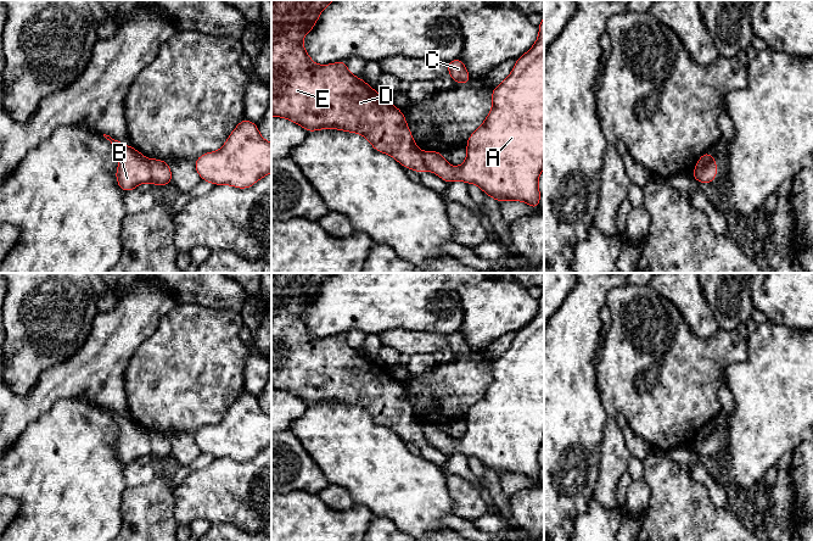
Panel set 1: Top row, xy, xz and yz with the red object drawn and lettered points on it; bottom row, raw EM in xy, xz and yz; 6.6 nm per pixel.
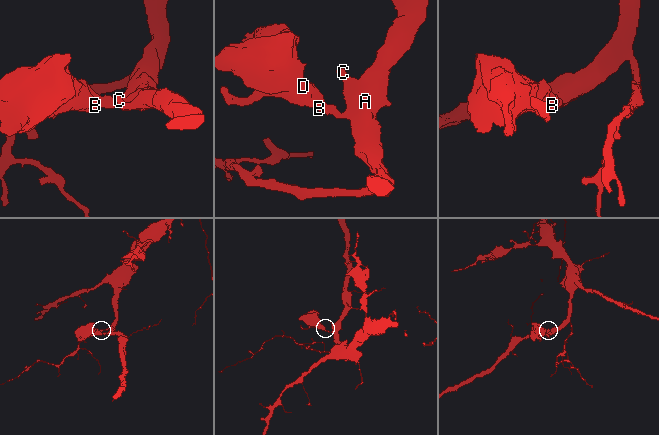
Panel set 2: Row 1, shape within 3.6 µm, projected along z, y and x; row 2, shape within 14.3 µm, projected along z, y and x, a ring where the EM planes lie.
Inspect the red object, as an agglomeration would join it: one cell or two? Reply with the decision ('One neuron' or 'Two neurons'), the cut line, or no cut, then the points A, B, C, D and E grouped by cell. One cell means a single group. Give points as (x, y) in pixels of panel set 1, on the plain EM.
Two neurons. Split along xy (147, 434), (151, 441), (152, 455). Groups: A C / B D E

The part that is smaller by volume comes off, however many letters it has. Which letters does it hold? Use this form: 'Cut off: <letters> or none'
Cut off: B, D, E

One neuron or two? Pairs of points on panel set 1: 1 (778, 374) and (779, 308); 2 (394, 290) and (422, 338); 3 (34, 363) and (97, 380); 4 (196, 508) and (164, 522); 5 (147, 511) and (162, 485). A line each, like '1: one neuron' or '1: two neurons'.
1: two neurons
2: two neurons
3: two neurons
4: two neurons
5: one neuron

